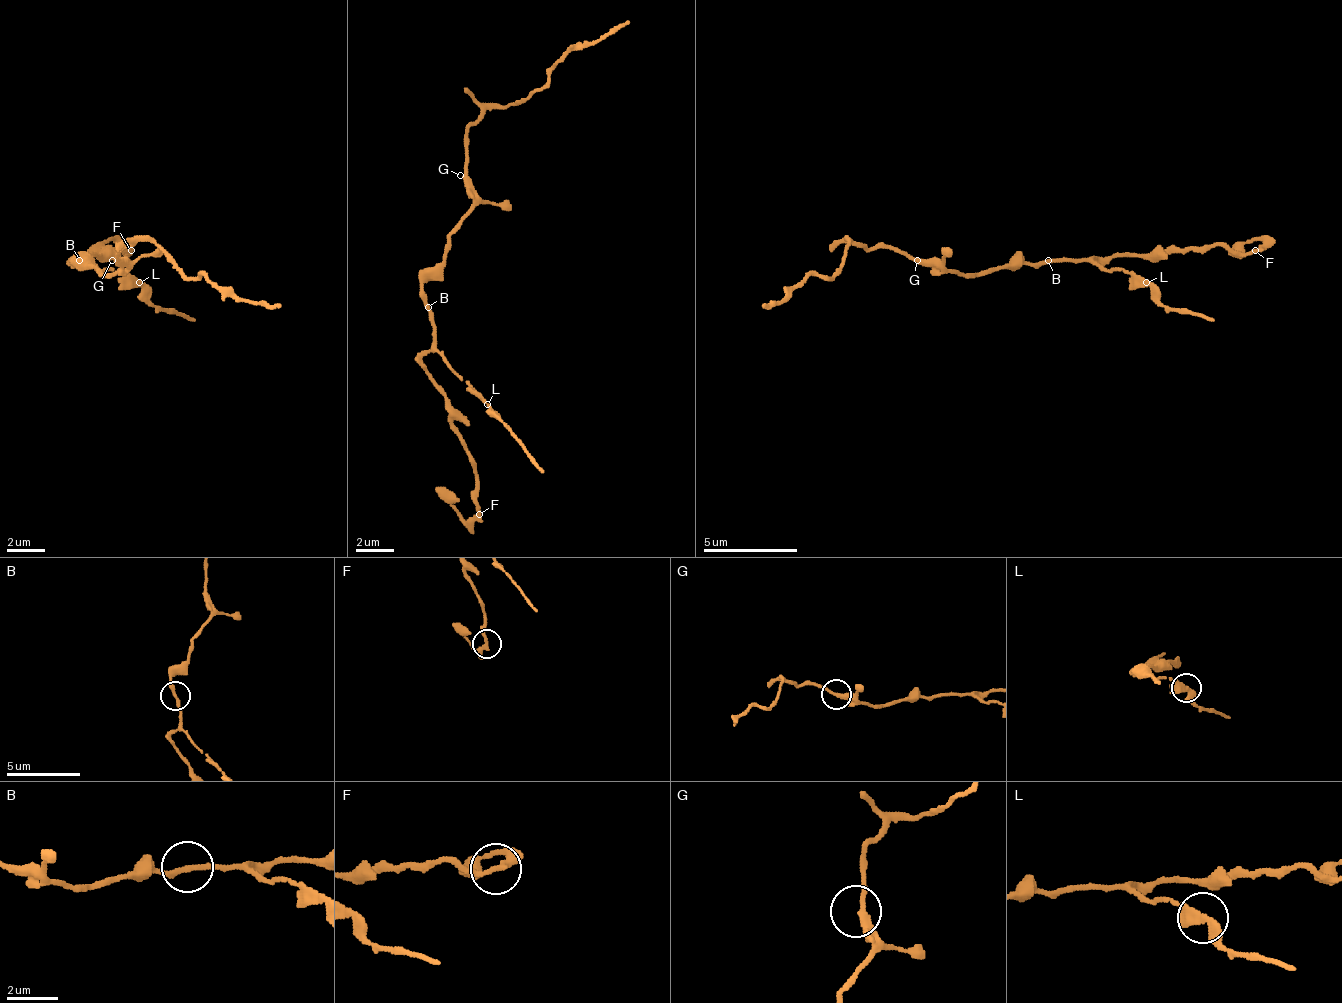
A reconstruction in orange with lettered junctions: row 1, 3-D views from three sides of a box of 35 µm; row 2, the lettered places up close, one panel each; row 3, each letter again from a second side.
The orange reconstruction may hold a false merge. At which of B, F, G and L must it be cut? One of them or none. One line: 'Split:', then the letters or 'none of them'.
Split: none of them

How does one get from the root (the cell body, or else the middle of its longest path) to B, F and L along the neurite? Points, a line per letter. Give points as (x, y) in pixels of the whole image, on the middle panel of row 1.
B: (446, 250), (442, 255), (442, 265), (423, 283), (423, 302), (428, 307)
F: (446, 250), (423, 283), (432, 326), (423, 368), (470, 457), (479, 514)
L: (446, 250), (442, 265), (423, 283), (423, 302), (432, 326), (432, 349), (489, 406)

